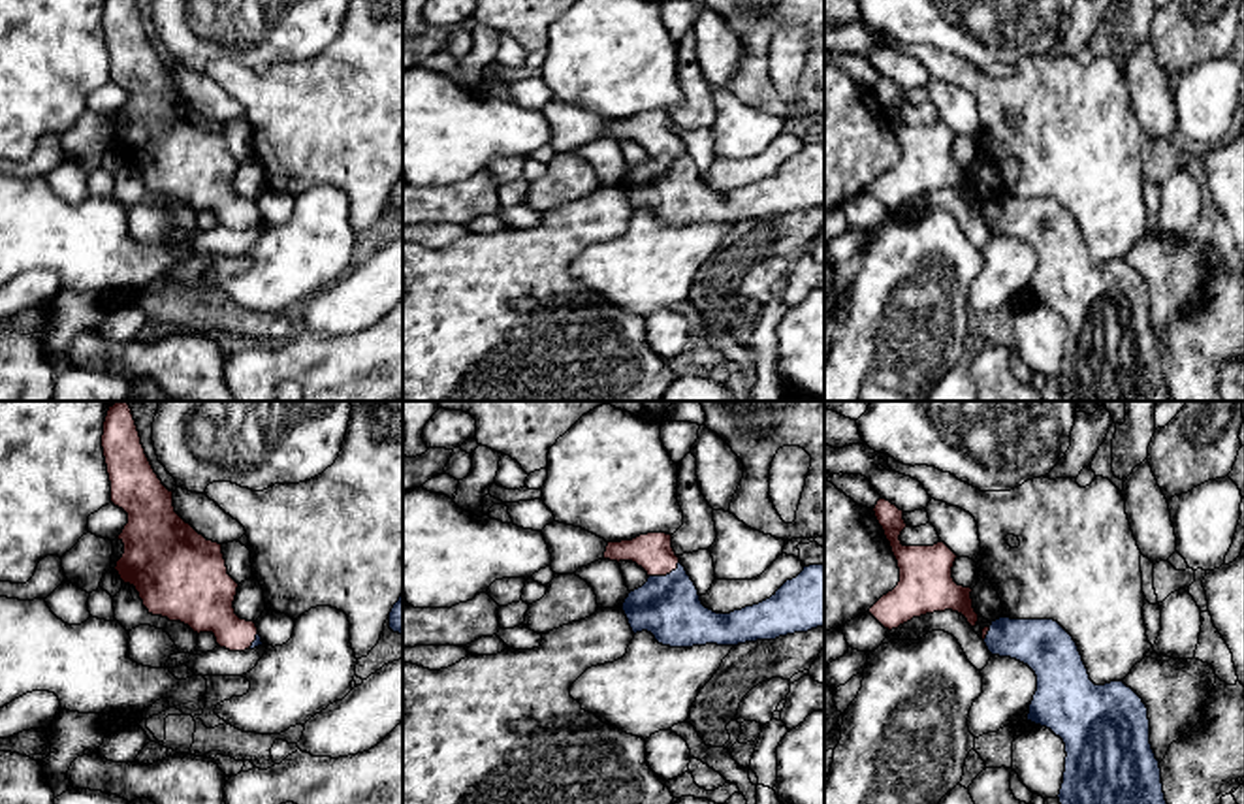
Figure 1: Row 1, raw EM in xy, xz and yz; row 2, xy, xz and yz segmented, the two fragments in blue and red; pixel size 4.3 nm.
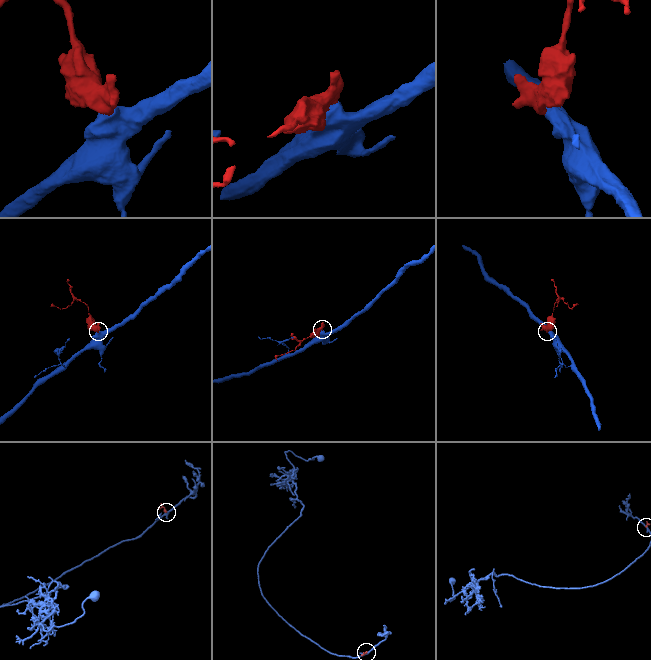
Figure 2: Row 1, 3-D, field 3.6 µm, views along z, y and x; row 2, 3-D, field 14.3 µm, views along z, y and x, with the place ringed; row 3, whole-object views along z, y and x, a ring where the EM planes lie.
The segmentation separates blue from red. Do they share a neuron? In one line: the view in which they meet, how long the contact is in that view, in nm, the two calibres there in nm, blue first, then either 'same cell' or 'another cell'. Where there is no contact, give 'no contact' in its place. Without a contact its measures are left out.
contact in xz; length 150 nm; calibres 280 and 170 nm; same cell

